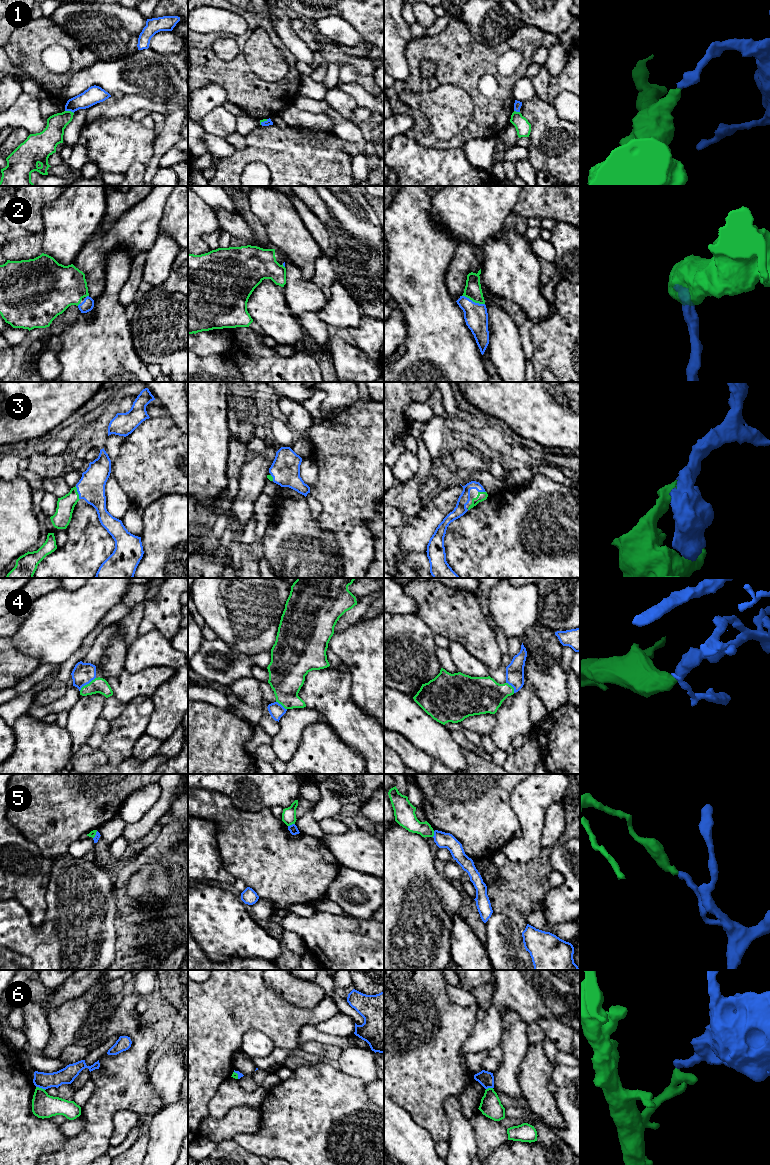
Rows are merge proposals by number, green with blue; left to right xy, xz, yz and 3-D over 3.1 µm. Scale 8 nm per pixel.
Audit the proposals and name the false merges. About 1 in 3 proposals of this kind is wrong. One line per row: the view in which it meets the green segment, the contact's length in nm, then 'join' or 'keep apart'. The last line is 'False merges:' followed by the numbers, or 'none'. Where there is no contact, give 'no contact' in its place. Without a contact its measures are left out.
1: contact in xy; length 80 nm; keep apart
2: contact in yz; length 200 nm; join
3: contact in xy; length 120 nm; join
4: contact in xy; length 170 nm; join
5: contact in xz; length 60 nm; keep apart
6: contact in xy; length 80 nm; keep apart
False merges: 1, 5, 6

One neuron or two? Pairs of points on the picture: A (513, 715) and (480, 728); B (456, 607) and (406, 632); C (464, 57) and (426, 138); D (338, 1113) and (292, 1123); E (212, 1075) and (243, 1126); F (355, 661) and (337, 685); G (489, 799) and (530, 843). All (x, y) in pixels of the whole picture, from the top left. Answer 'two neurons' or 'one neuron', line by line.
A: two neurons
B: two neurons
C: one neuron
D: one neuron
E: two neurons
F: two neurons
G: two neurons

